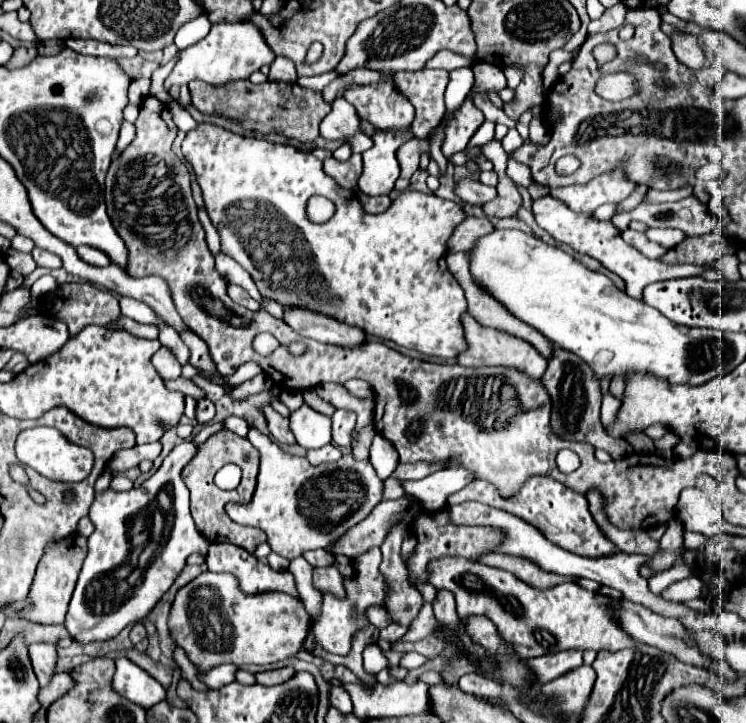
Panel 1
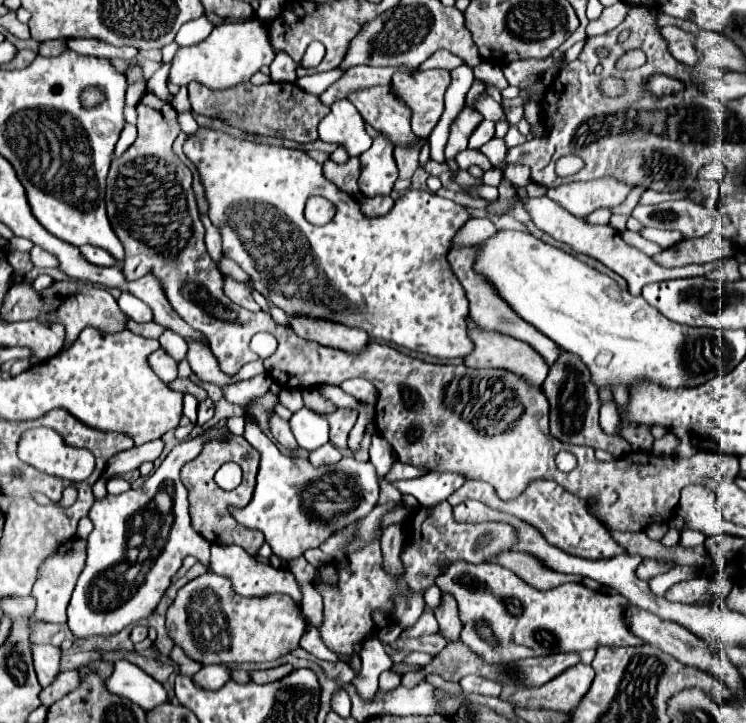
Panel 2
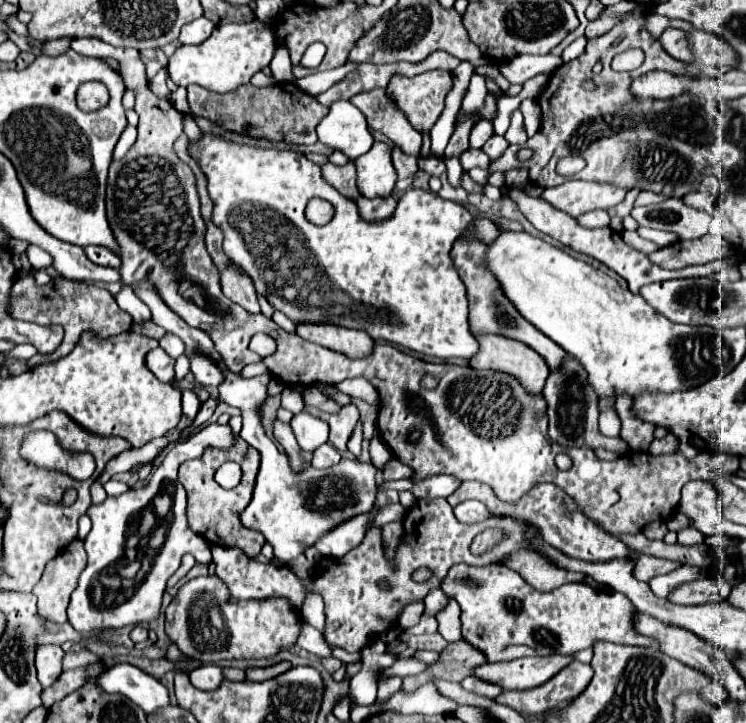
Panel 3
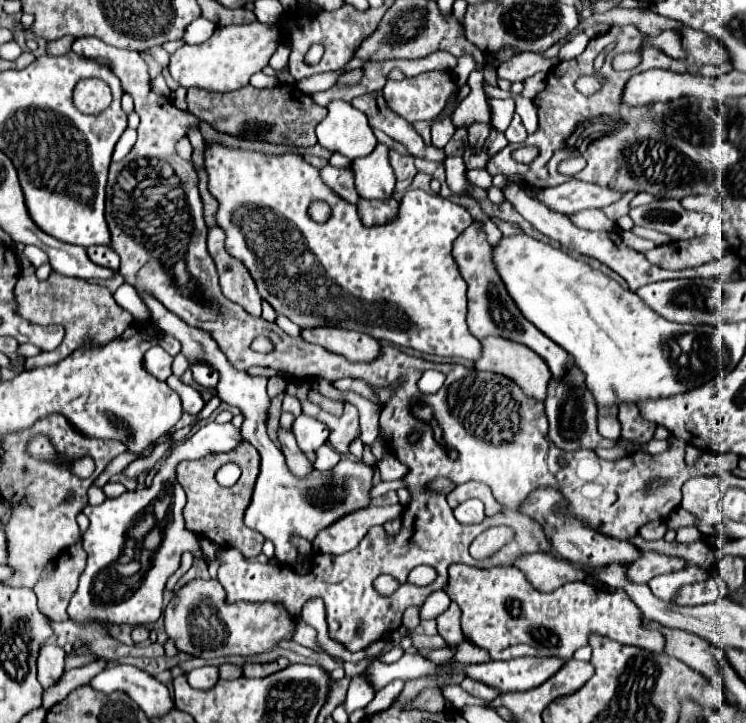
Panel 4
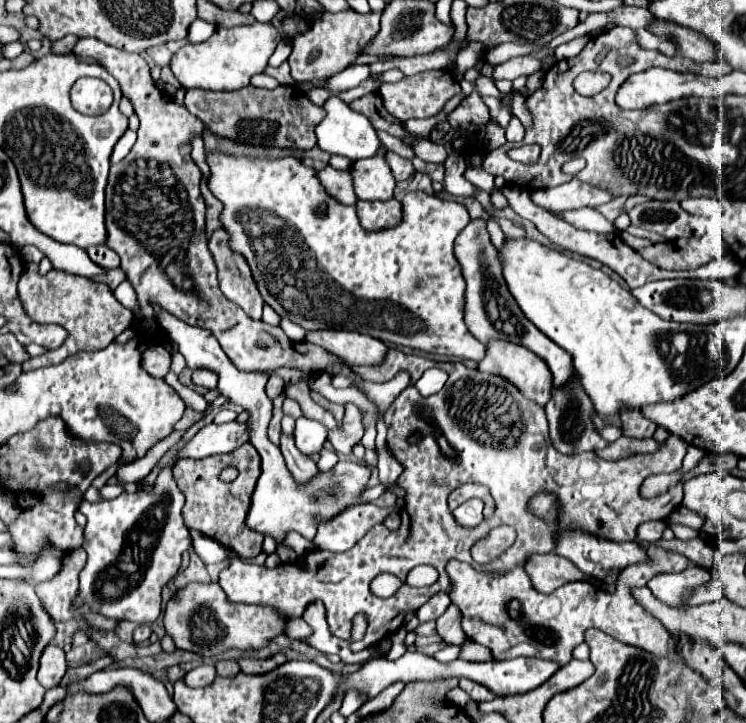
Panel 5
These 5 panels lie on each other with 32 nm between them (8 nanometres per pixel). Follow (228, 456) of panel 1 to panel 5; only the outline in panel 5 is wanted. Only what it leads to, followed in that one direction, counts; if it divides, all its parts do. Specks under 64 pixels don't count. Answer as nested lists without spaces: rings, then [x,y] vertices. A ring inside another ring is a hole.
[[[244,444],[228,454],[206,456],[200,460],[192,460],[192,458],[178,460],[172,474],[174,474],[174,480],[180,488],[180,492],[186,498],[186,504],[182,510],[186,526],[202,532],[208,538],[214,538],[224,548],[234,550],[242,558],[258,556],[262,552],[264,536],[246,526],[246,514],[250,510],[250,498],[254,494],[256,482],[262,472],[260,466],[262,466],[260,456],[252,444]],[[228,466],[238,470],[238,478],[234,478],[232,482],[220,480],[222,470]]]

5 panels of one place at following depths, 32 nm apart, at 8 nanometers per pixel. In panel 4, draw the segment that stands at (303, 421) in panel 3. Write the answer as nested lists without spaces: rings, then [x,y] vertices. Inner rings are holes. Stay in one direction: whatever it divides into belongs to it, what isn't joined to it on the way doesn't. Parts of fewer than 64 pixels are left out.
[[[300,414],[296,420],[294,420],[294,426],[292,426],[292,432],[296,436],[296,442],[298,442],[298,448],[304,452],[304,454],[312,454],[316,452],[326,440],[328,440],[328,428],[314,420],[314,418],[308,418],[304,414]]]

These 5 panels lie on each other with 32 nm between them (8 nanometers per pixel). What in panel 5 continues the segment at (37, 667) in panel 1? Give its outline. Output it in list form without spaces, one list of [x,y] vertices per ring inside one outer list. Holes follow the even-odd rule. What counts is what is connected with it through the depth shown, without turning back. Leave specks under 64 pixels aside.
[[[52,644],[44,648],[42,658],[40,658],[40,670],[38,670],[40,684],[44,688],[56,688],[62,682],[66,670],[68,670],[68,664],[64,658],[64,650]]]

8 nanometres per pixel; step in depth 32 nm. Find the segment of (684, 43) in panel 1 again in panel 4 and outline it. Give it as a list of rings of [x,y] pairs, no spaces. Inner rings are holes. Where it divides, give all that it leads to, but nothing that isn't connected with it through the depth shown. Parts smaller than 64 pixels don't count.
[[[664,30],[658,36],[644,34],[644,44],[662,50],[670,58],[684,58],[686,56],[684,50],[682,50],[682,44],[680,44],[680,34],[674,32],[674,30]]]

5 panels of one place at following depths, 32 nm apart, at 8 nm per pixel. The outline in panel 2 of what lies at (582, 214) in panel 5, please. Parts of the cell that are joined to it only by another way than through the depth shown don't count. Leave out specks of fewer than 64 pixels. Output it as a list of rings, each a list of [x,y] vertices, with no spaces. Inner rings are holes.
[[[594,210],[592,214],[588,214],[588,216],[584,216],[584,222],[588,222],[588,224],[592,224],[592,226],[596,226],[596,224],[608,224],[610,222],[610,210]]]

